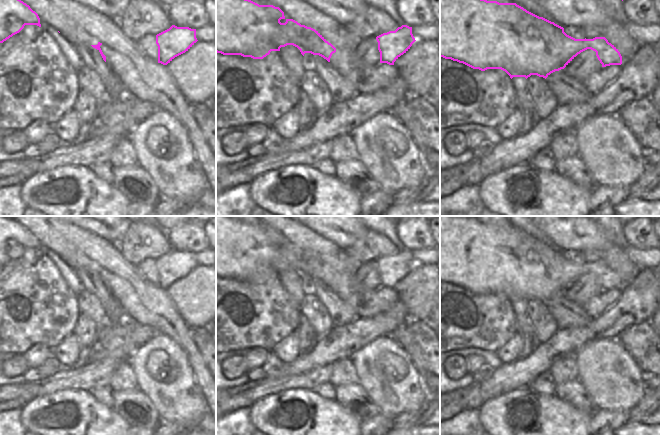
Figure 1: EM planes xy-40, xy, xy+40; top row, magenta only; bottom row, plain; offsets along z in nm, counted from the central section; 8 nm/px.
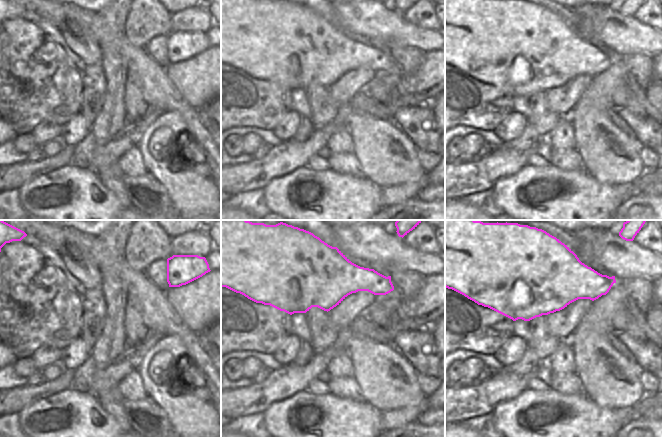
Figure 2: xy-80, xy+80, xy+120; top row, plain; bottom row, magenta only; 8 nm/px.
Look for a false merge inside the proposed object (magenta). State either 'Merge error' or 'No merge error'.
No merge error.

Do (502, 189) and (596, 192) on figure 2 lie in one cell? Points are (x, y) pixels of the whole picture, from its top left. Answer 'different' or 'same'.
same

